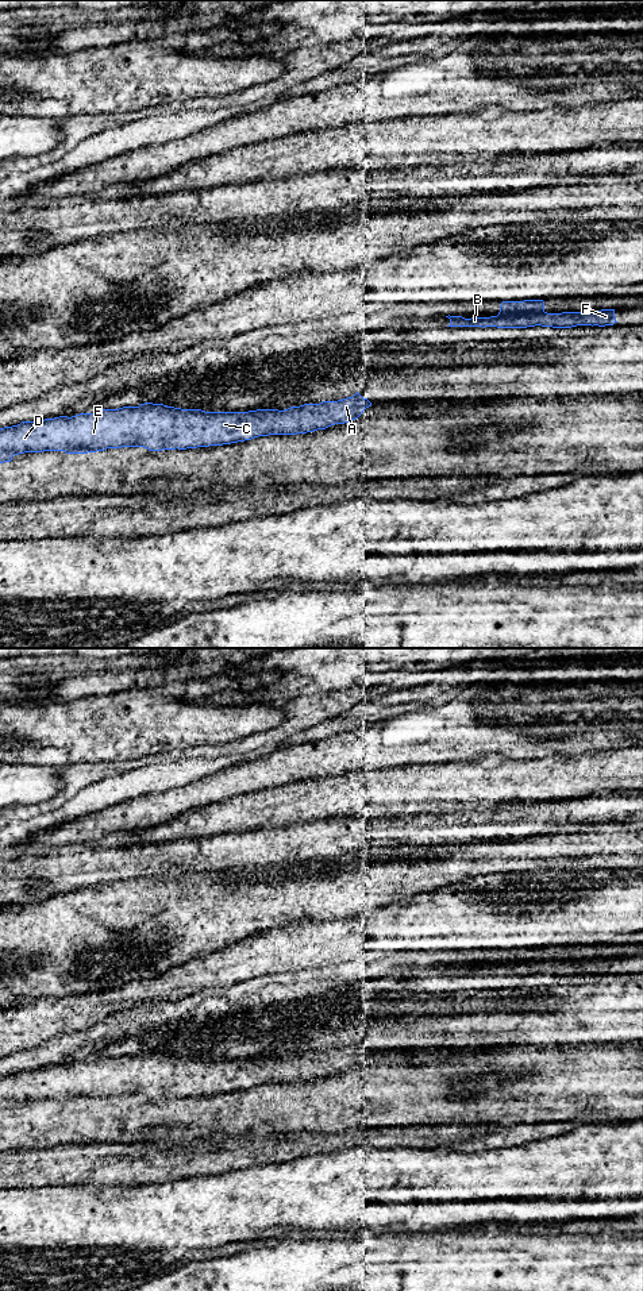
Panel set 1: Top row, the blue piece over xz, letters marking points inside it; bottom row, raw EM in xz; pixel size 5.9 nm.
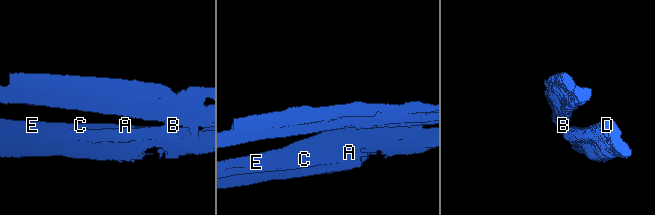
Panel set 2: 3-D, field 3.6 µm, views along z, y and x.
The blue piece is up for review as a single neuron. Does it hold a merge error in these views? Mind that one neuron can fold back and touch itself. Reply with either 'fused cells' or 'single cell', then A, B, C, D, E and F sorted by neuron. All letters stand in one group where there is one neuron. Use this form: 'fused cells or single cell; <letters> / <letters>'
fused cells; A C D E / B F

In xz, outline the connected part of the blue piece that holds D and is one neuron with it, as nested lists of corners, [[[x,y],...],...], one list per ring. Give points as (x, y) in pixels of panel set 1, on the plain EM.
[[[357,1040],[343,1048],[284,1059],[205,1060],[145,1051],[72,1065],[22,1070],[0,1076],[0,1111],[24,1101],[88,1102],[122,1095],[186,1098],[258,1084],[307,1082],[355,1068],[369,1055],[371,1051]]]

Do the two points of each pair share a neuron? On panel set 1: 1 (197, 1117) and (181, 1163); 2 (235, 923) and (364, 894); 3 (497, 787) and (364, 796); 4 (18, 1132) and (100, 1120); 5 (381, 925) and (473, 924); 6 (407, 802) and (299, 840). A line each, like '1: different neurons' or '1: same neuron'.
1: different neurons
2: same neuron
3: same neuron
4: same neuron
5: same neuron
6: different neurons

